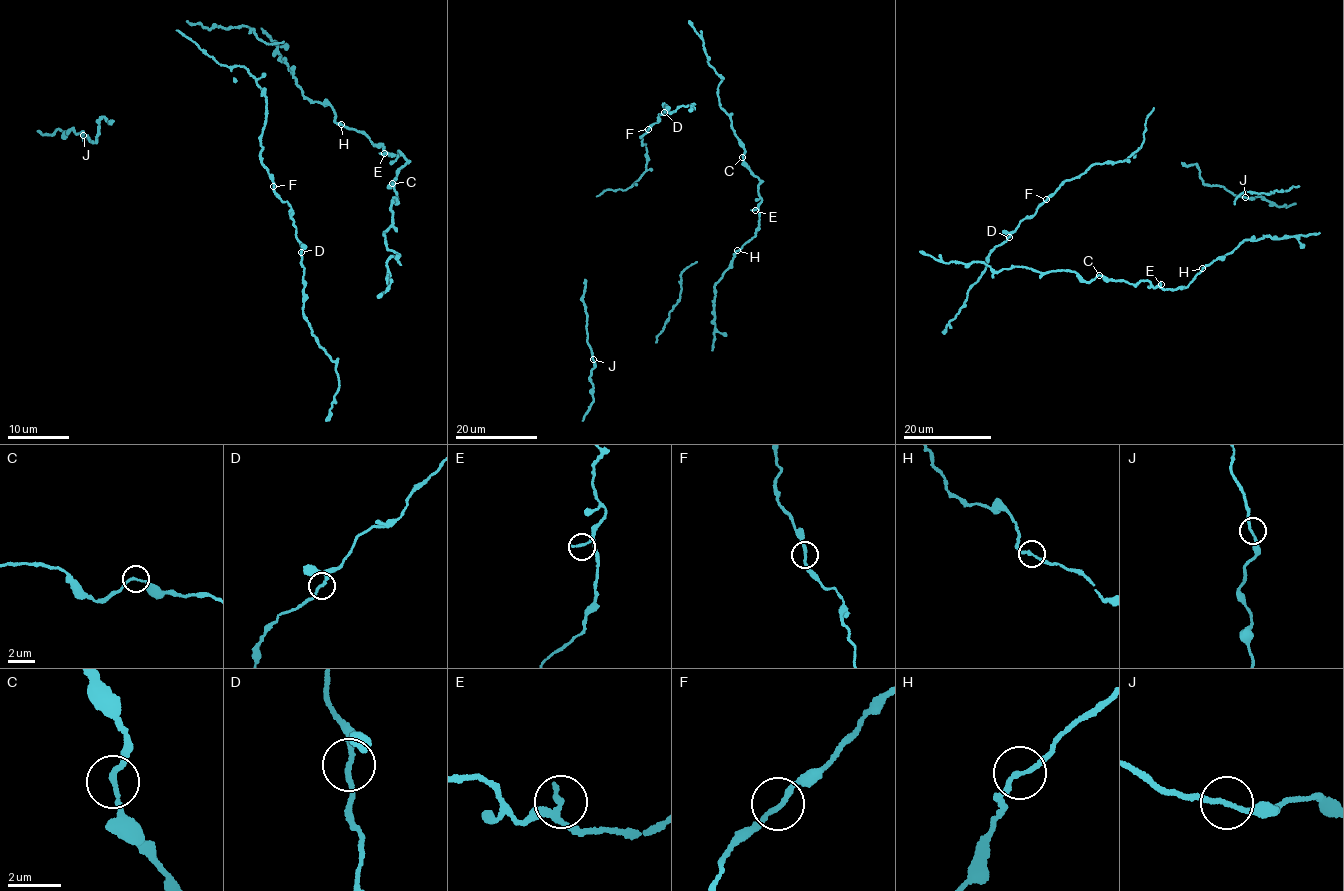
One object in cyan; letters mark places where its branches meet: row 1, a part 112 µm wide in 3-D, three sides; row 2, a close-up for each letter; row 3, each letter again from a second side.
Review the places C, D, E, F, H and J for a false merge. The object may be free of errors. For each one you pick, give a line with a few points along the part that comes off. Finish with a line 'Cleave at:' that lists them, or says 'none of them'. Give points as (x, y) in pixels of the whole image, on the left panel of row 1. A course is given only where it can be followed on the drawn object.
Cleave at: none of them

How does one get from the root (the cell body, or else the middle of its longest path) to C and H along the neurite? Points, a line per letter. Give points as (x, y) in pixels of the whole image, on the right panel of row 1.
C: (1170, 289), (1153, 287), (1146, 280), (1133, 284), (1108, 280), (1099, 274)
H: (1170, 289), (1187, 287), (1202, 269)

